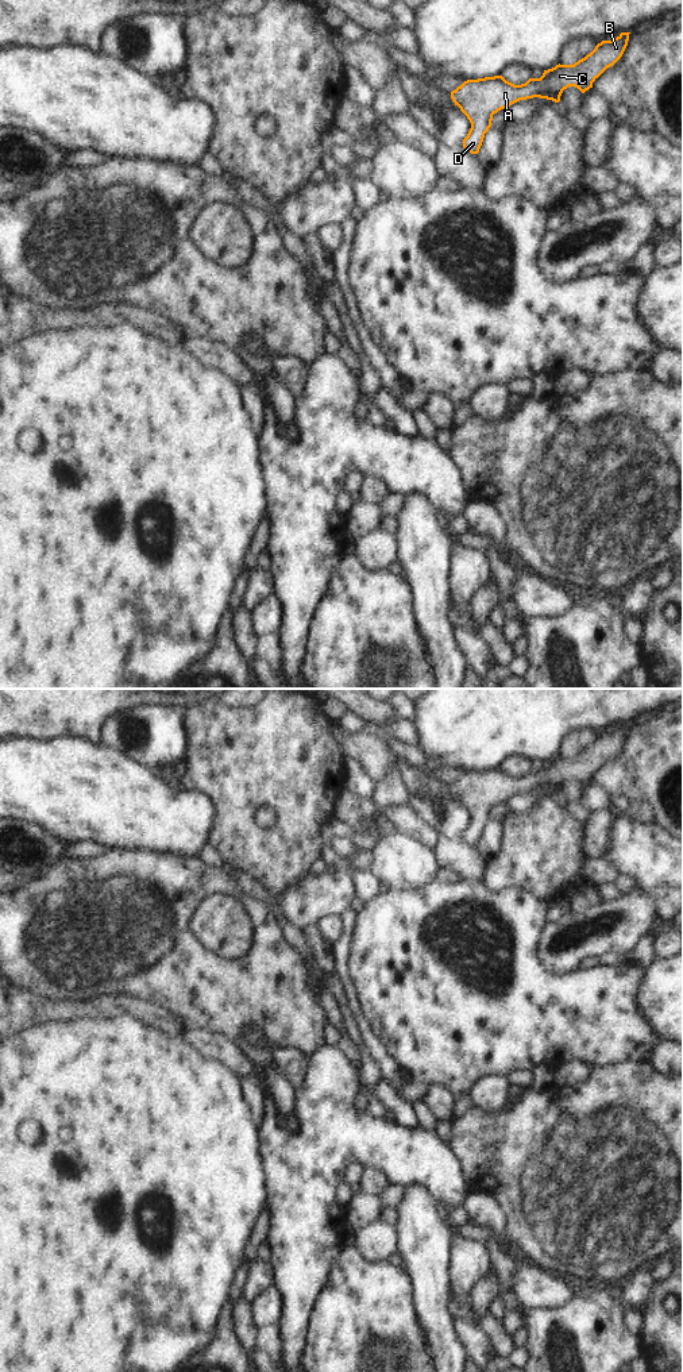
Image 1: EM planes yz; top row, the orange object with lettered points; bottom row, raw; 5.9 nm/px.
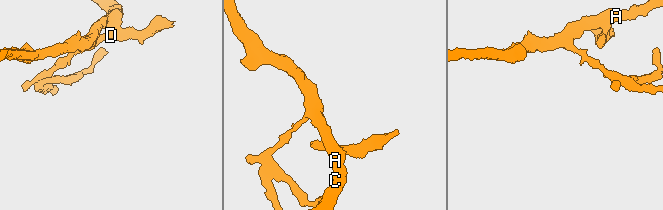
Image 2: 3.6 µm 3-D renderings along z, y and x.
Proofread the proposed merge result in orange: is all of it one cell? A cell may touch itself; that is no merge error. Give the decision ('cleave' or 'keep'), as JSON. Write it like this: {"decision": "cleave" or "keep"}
{"decision": "keep"}

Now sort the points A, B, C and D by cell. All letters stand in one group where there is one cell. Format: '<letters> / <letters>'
A B C D

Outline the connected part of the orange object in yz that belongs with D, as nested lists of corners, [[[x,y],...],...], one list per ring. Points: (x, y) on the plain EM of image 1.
[[[621,724],[611,732],[602,732],[574,756],[559,755],[544,762],[540,770],[529,770],[521,776],[514,776],[502,767],[464,772],[451,783],[452,793],[471,814],[463,839],[478,845],[485,825],[491,818],[493,806],[520,791],[540,789],[559,794],[568,778],[575,778],[582,785],[593,779],[593,774],[622,748],[629,725]]]

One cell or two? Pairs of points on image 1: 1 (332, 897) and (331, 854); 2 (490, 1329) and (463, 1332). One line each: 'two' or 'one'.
1: two
2: two

